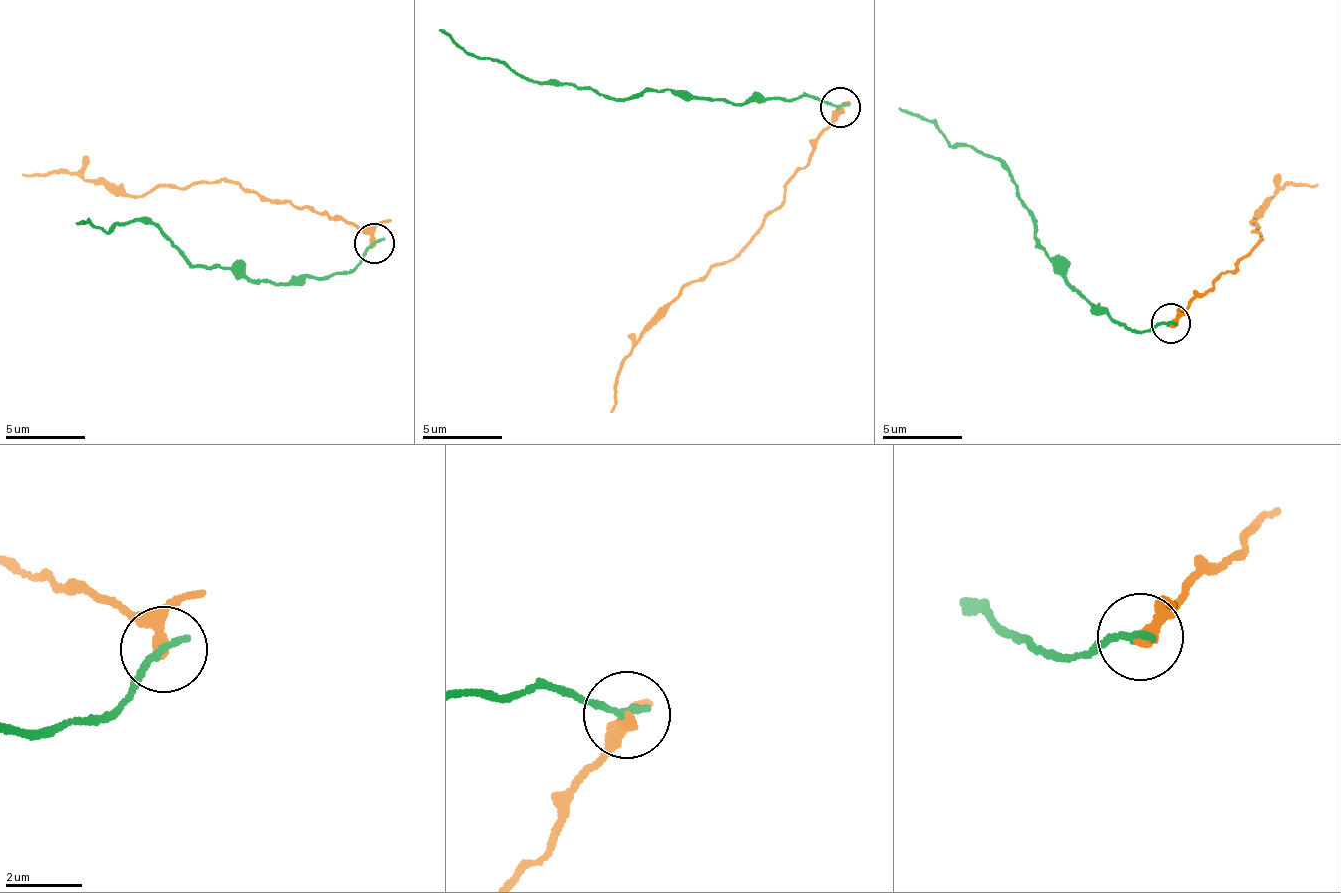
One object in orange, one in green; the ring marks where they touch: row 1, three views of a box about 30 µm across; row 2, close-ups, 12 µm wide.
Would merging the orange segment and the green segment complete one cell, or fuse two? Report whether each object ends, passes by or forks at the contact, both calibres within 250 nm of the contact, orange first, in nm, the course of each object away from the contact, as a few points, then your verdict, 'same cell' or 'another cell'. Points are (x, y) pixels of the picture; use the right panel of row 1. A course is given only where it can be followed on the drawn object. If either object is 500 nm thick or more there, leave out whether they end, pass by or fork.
orange passes by; green ends there; 280 nm thick on the orange side, 200 nm on the other; orange runs (1169, 324), (1192, 301), (1211, 293), (1257, 242), (1260, 236), (1249, 219), (1255, 225), (1290, 182), (1316, 185); green runs (1169, 324), (1128, 329), (1087, 301), (1033, 236), (1026, 202), (997, 159), (947, 142), (935, 125), (897, 106); another cell

